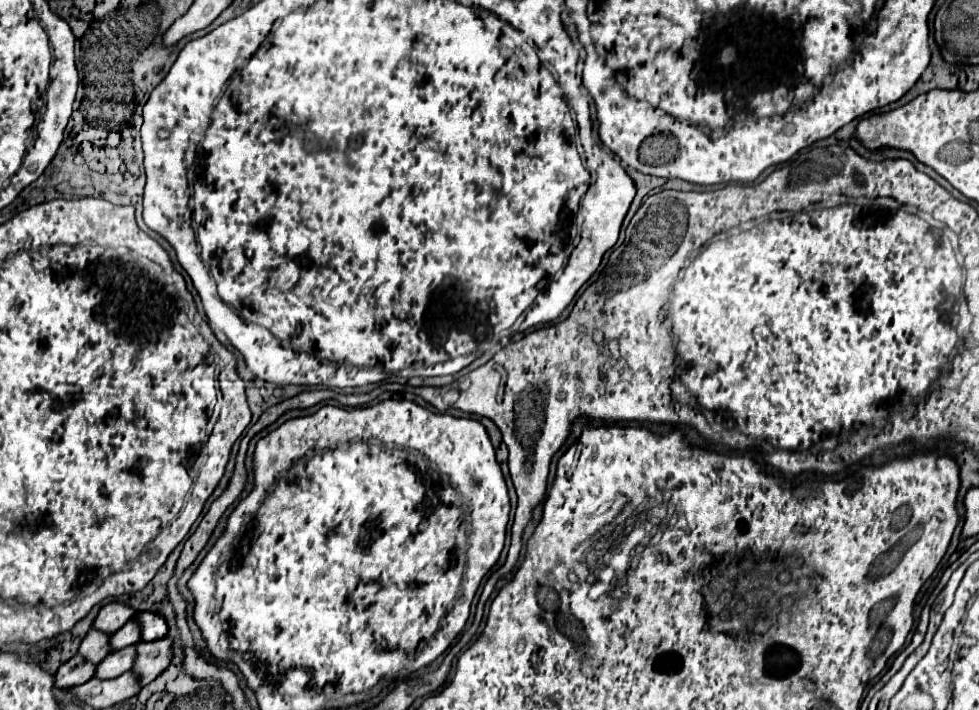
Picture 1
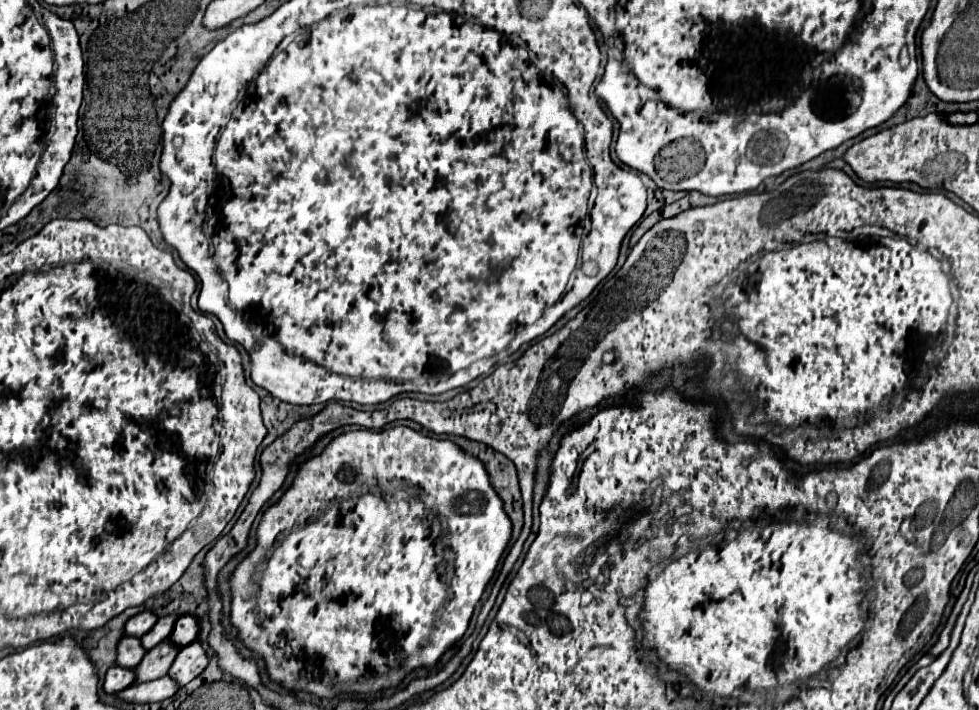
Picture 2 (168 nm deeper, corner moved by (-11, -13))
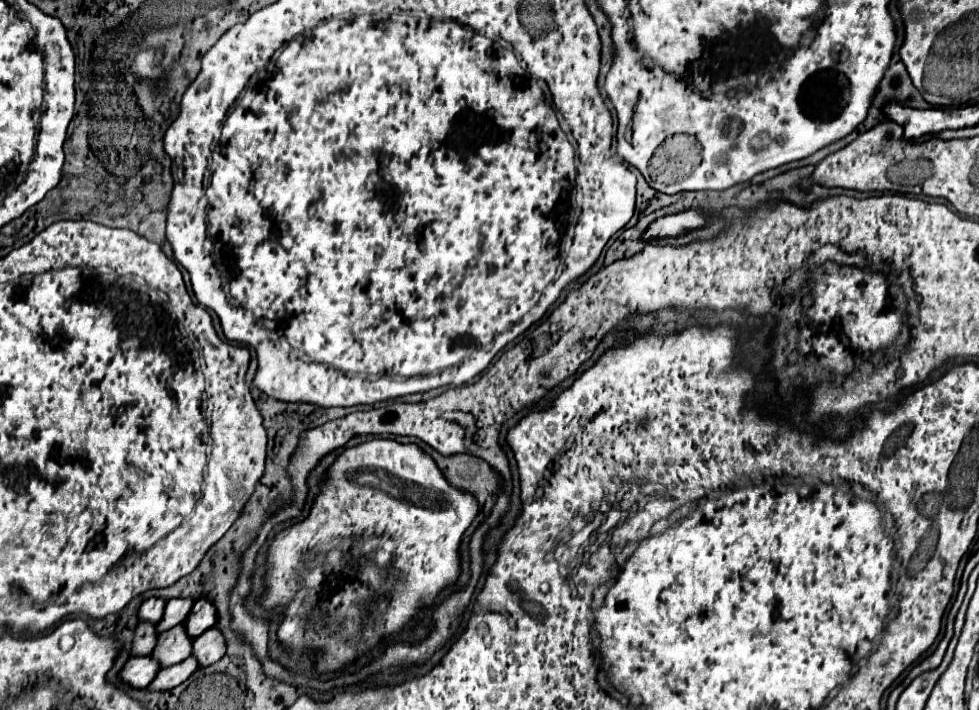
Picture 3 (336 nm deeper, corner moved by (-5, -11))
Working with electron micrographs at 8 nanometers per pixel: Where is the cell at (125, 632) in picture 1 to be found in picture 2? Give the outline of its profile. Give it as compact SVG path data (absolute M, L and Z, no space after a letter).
M168 615L168 617L160 617L160 619L156 621L156 625L154 625L154 627L140 639L140 641L142 641L142 647L146 647L146 651L148 651L148 649L156 647L158 643L162 643L164 639L168 639L174 621L176 621L176 617L172 617L172 615Z

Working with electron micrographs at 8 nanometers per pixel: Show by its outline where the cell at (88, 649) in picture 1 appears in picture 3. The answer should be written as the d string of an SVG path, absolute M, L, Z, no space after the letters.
M148 621L138 623L138 627L134 631L132 655L150 655L156 647L156 639L158 639L158 631L156 631L154 623L148 623Z

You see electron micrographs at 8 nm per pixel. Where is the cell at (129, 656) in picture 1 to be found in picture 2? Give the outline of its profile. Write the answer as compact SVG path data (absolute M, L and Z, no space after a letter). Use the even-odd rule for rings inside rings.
M168 639L162 641L160 645L156 645L154 649L150 649L144 659L134 667L134 683L144 683L144 681L154 681L160 679L168 673L170 669L170 661L174 661L178 649L176 645L172 645ZM160 649L170 649L170 653L164 655L164 651Z

